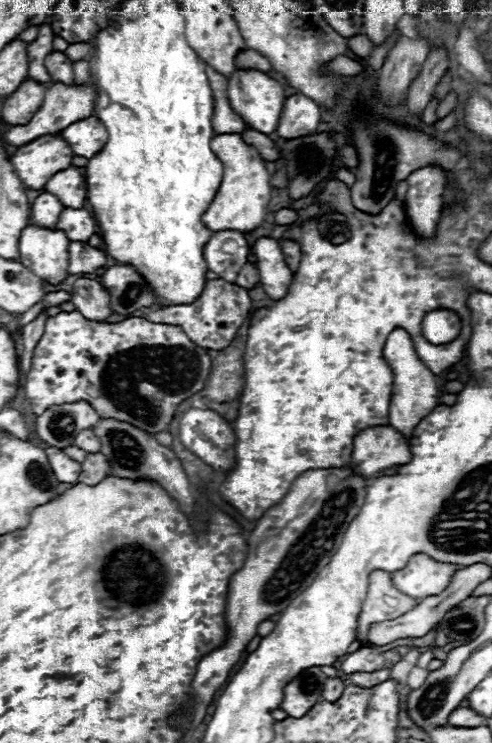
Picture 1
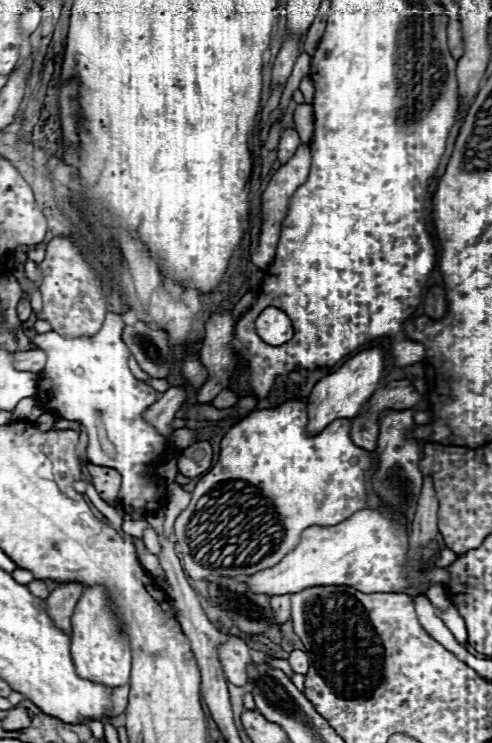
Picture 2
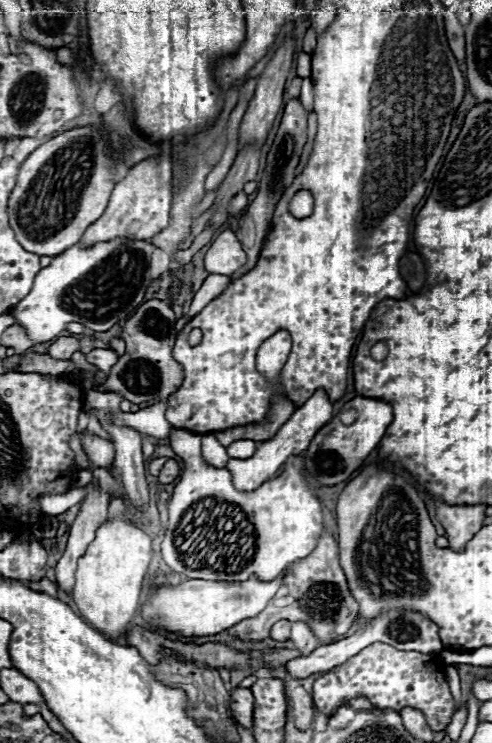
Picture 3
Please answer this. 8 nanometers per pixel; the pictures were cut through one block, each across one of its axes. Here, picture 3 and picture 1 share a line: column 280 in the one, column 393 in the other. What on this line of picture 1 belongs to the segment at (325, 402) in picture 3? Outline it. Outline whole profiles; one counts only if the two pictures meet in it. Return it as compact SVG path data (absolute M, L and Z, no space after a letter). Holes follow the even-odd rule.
M388 424L366 428L354 438L350 466L364 478L374 478L378 472L410 460L410 442Z

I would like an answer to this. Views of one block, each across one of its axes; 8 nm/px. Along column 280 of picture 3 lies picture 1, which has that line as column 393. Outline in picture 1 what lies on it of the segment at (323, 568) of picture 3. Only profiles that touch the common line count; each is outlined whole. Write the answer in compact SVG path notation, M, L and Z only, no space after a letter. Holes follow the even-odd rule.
M372 572L368 594L362 602L362 610L358 616L358 638L366 638L366 630L372 622L394 620L406 612L410 612L420 600L414 600L392 586L392 576L388 572Z

